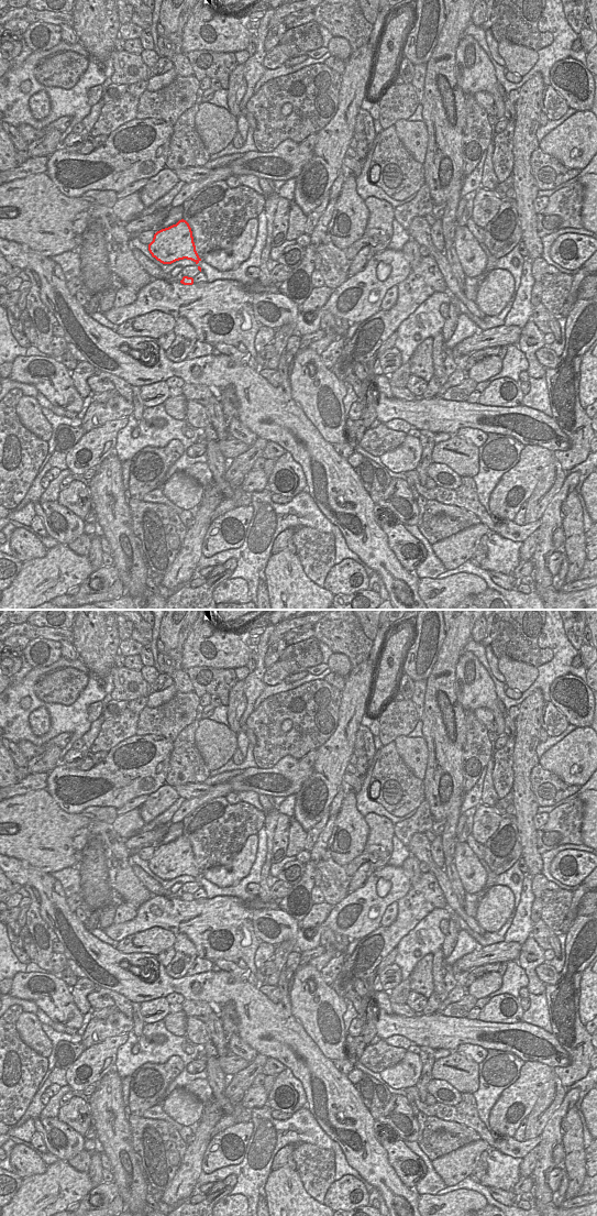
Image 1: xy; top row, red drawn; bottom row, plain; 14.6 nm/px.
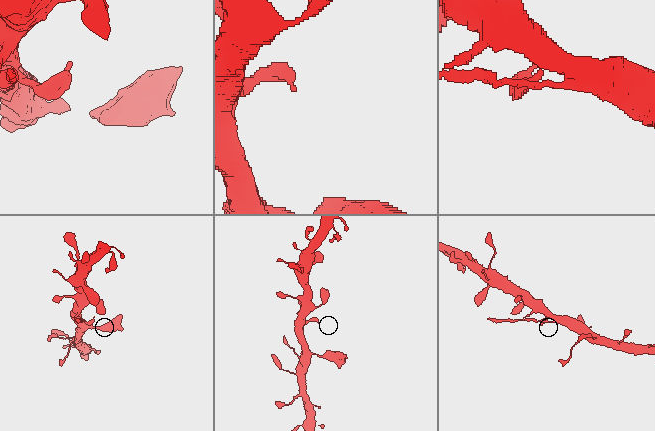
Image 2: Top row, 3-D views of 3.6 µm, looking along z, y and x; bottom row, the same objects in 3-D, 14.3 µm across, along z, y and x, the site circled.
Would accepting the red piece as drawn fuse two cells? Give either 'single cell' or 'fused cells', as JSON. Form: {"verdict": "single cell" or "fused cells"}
{"verdict": "fused cells"}

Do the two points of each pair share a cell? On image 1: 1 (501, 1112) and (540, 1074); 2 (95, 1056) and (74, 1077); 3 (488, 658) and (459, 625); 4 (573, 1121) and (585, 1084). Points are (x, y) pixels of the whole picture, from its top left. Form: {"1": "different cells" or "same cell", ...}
{"1": "same cell", "2": "same cell", "3": "different cells", "4": "different cells"}

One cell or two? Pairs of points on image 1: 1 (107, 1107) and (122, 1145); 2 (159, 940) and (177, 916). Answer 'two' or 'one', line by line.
1: one
2: two

